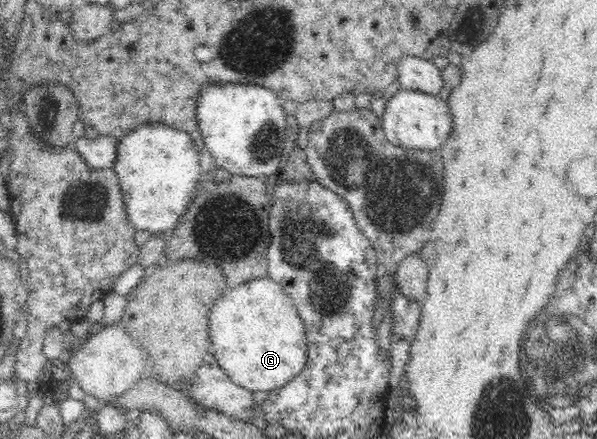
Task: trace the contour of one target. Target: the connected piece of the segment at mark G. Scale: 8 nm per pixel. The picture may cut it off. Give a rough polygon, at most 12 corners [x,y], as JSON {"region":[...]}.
{"region":[[268,275],[227,288],[211,351],[233,383],[283,388],[306,328]]}

